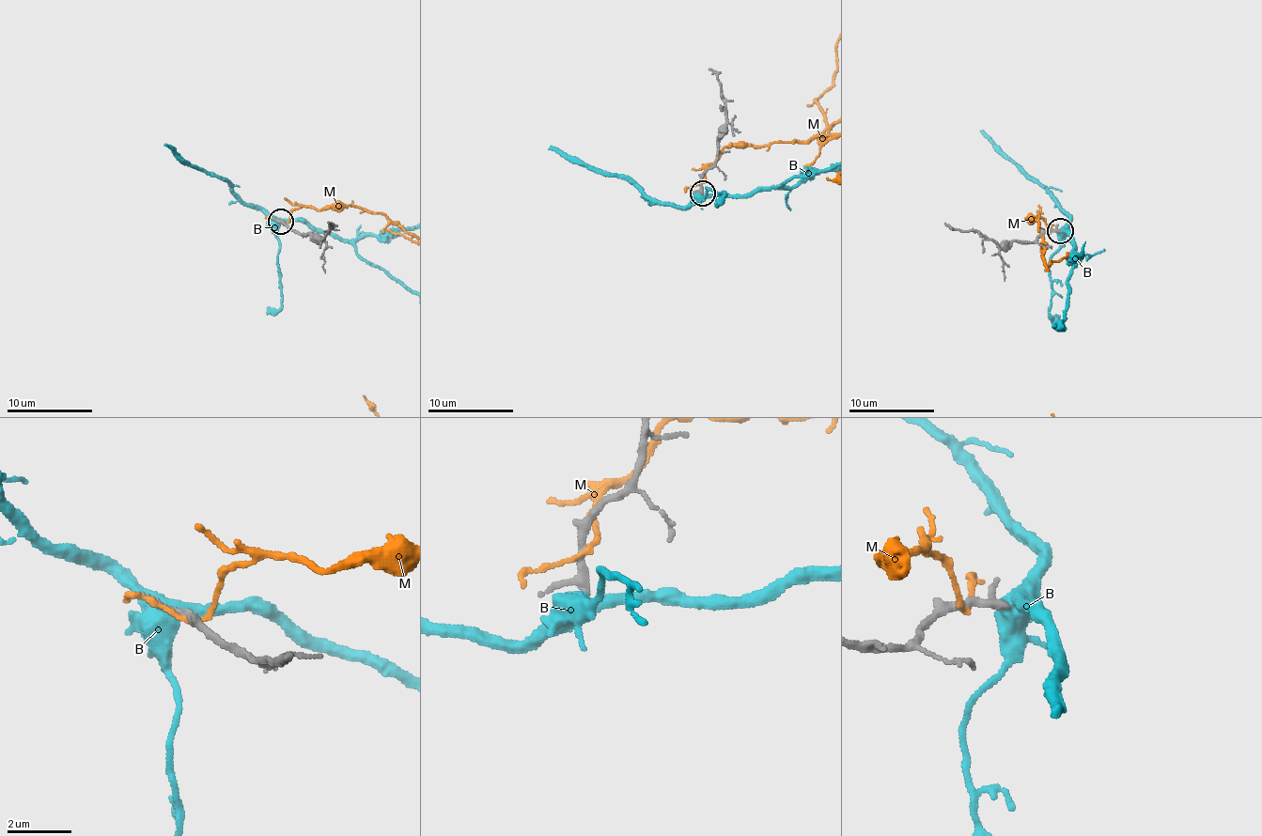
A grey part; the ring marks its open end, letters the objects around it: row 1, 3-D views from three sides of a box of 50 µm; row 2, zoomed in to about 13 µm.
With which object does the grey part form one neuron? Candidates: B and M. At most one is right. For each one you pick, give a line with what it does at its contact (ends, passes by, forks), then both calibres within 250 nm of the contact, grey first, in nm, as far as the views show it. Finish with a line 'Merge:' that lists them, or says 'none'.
Merge: none

